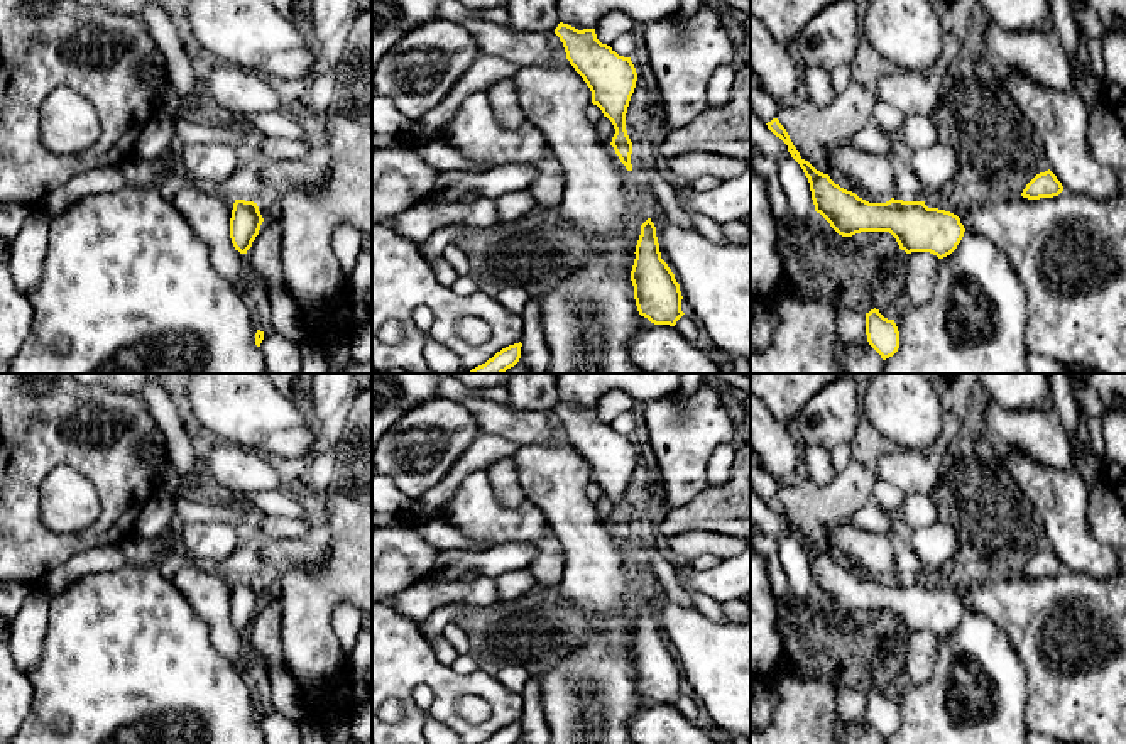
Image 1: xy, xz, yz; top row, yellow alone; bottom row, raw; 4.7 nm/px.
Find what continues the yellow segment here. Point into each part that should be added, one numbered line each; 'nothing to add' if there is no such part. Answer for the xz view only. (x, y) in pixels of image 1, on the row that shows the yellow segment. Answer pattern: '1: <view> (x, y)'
nothing to add

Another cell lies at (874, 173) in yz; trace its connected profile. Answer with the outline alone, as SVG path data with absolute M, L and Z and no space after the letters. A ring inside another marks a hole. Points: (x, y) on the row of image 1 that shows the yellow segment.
M835 145L827 150L830 172L840 172L852 178L862 189L893 198L894 167L891 157L857 150L852 145Z

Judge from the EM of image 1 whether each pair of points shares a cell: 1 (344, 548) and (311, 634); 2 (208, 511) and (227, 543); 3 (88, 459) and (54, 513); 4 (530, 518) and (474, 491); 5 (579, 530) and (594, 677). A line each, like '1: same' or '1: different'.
1: same
2: different
3: different
4: same
5: same

